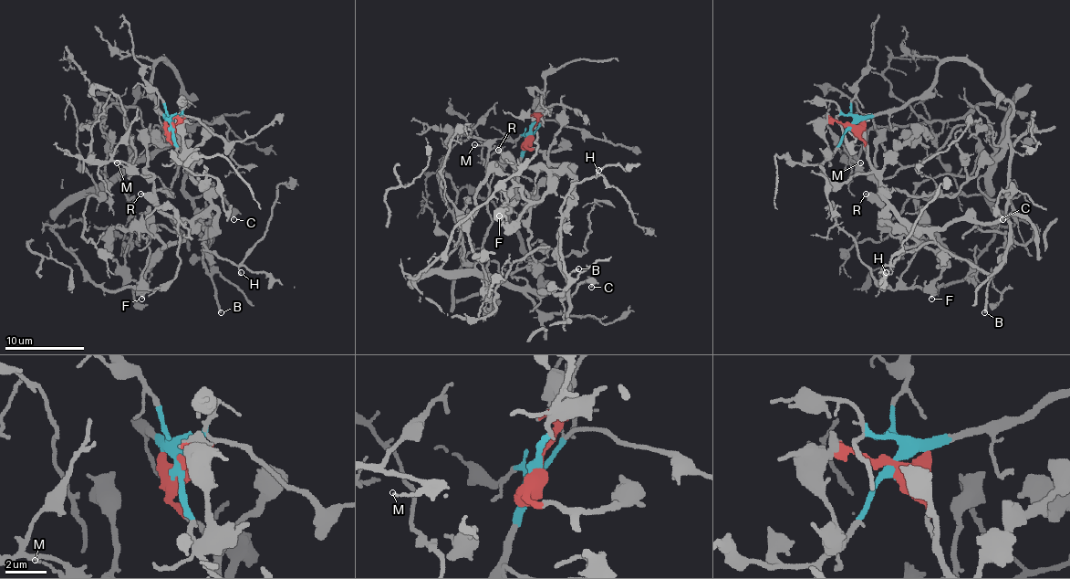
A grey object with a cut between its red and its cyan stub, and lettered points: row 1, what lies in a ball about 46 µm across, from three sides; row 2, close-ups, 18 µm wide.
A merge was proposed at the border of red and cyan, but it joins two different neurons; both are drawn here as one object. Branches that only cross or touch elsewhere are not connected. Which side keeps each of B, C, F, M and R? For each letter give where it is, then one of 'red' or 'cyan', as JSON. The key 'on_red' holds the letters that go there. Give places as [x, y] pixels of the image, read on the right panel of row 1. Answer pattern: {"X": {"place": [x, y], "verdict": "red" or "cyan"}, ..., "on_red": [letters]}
{"B": {"place": [984, 312], "verdict": "cyan"}, "C": {"place": [1002, 219], "verdict": "cyan"}, "F": {"place": [931, 299], "verdict": "red"}, "M": {"place": [860, 163], "verdict": "cyan"}, "R": {"place": [866, 194], "verdict": "red"}, "on_red": ["F", "R"]}

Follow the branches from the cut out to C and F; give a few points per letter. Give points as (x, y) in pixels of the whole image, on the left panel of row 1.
C: (171, 126), (151, 89), (160, 60), (181, 84), (185, 192), (217, 189), (233, 219)
F: (171, 126), (170, 140), (209, 205), (146, 273), (141, 299)

